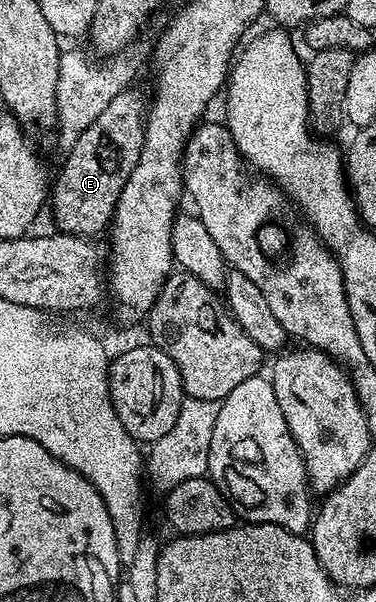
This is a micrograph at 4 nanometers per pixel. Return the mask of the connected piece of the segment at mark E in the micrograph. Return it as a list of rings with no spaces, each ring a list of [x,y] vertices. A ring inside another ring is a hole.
[[[128,89],[117,93],[101,117],[77,137],[75,144],[66,152],[63,168],[49,191],[49,199],[55,202],[55,223],[65,235],[96,237],[108,230],[115,217],[115,206],[133,171],[143,148],[143,124],[145,99]]]

